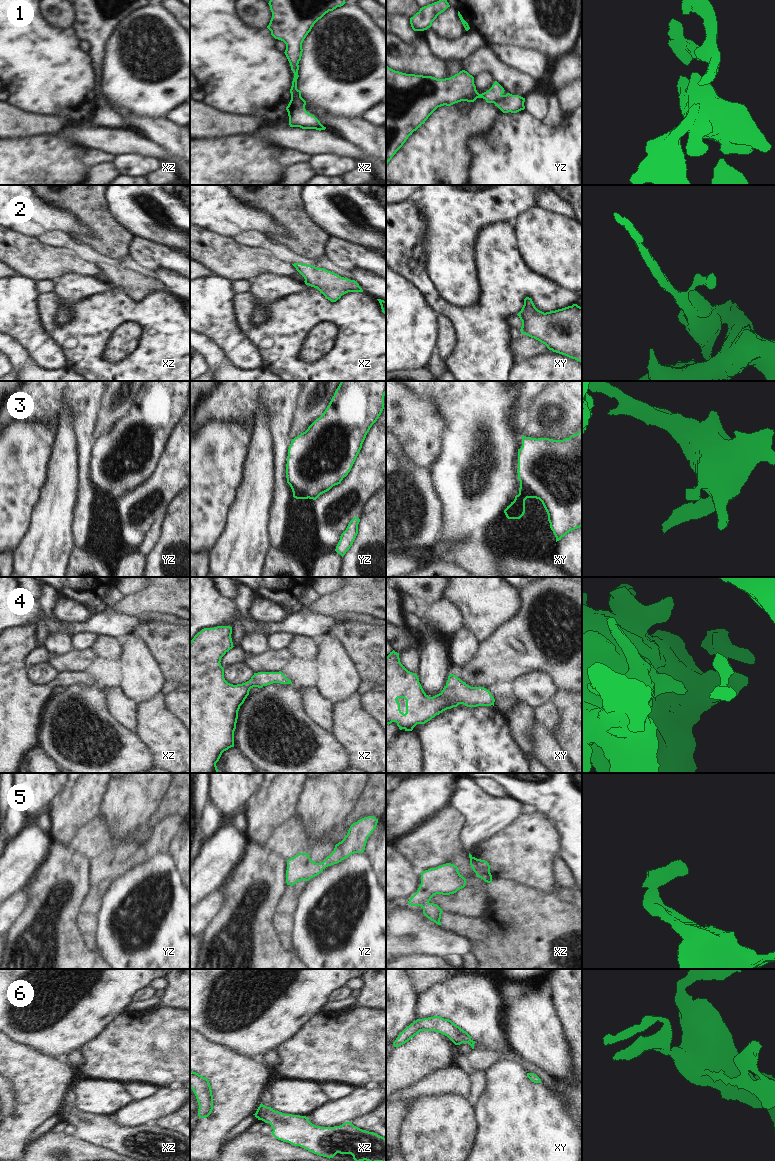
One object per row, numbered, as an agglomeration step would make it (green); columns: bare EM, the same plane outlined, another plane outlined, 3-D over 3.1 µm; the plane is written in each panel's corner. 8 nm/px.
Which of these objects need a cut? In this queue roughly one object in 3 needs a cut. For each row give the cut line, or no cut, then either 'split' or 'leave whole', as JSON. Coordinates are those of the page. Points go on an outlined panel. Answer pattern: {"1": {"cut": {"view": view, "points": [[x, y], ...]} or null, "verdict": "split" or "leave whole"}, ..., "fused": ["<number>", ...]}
{"1": {"cut": {"view": "xz", "points": [[291, 97], [298, 97], [304, 105]]}, "verdict": "split"}, "2": {"cut": null, "verdict": "leave whole"}, "3": {"cut": {"view": "yz", "points": [[293, 492], [300, 491], [308, 497]]}, "verdict": "split"}, "4": {"cut": null, "verdict": "leave whole"}, "5": {"cut": null, "verdict": "leave whole"}, "6": {"cut": null, "verdict": "leave whole"}, "fused": ["1", "3"]}

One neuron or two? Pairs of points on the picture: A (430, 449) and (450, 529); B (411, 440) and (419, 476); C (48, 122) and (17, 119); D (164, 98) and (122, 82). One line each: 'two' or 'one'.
A: two
B: two
C: one
D: one

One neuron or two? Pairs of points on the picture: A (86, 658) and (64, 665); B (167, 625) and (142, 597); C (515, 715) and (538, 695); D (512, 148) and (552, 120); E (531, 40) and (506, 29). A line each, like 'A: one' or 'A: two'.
A: one
B: two
C: two
D: two
E: one

